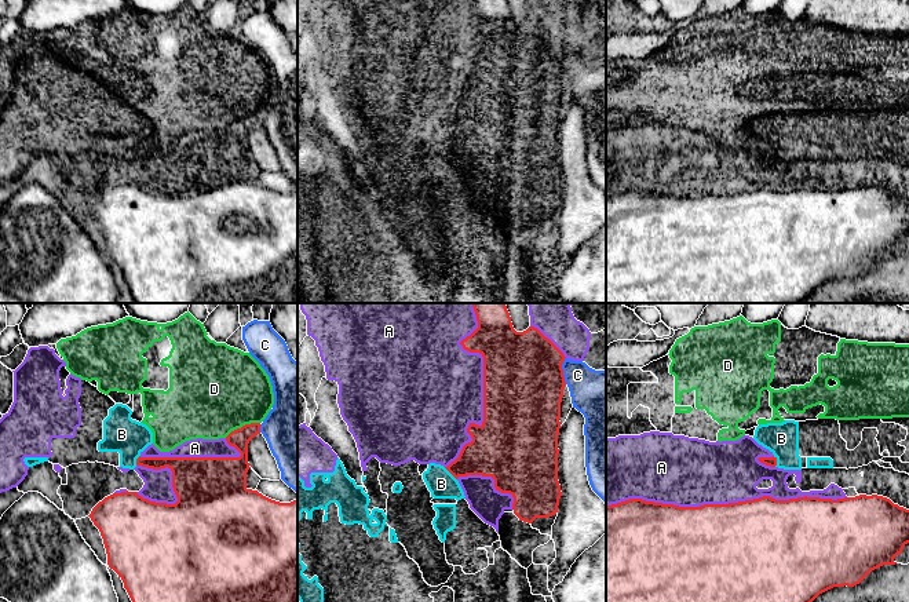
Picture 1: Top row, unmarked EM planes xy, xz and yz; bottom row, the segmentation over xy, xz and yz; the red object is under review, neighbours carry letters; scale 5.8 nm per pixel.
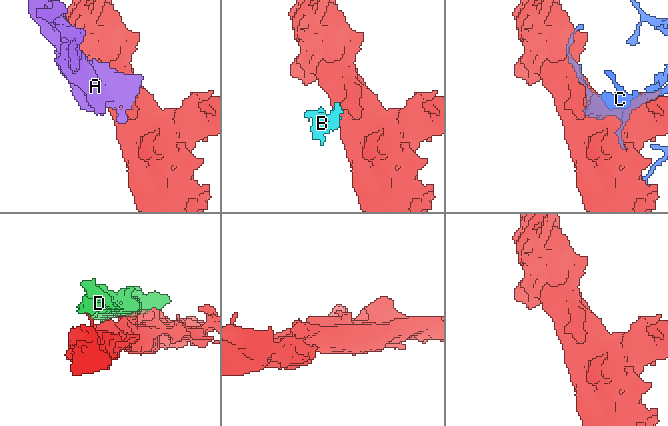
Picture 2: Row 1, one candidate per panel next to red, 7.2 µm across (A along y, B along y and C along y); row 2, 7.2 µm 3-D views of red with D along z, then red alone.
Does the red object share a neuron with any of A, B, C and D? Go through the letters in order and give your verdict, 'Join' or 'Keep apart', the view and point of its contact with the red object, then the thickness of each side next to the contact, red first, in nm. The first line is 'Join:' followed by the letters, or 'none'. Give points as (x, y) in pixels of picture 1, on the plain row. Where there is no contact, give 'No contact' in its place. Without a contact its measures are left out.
Join: none
A: Keep apart. Touches red at yz (726, 196). Thickness 500 nm (red) against 380 nm
B: Keep apart. Touches red at xz (451, 164). Thickness 260 nm (red) against 160 nm
C: Keep apart. Touches red at xz (562, 62). Thickness 480 nm (red) against 280 nm
D: Keep apart. Touches red at xy (243, 117). Thickness 130 nm (red) against 500 nm

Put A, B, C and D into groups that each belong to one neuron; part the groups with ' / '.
A B / C / D

